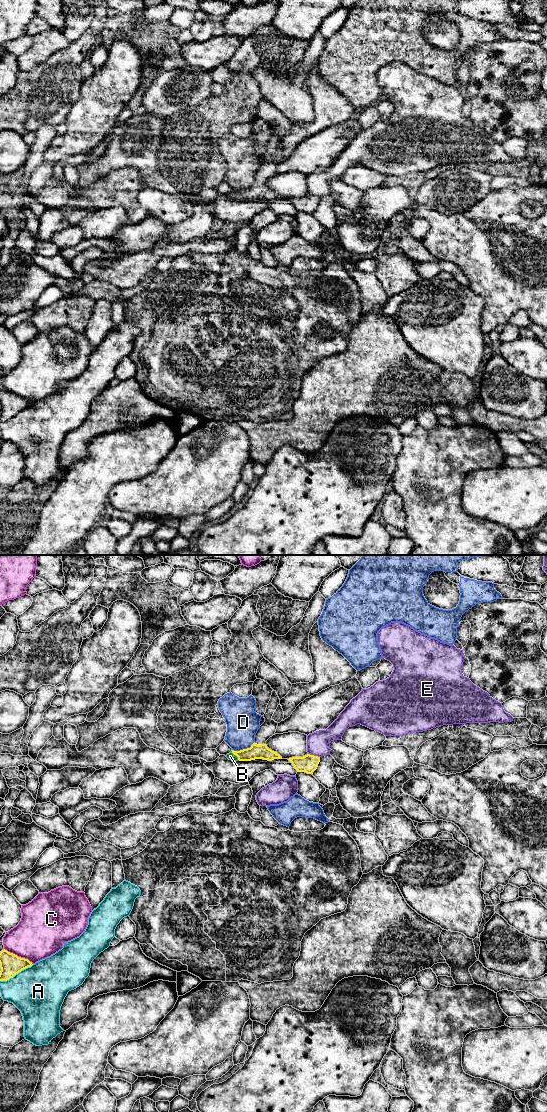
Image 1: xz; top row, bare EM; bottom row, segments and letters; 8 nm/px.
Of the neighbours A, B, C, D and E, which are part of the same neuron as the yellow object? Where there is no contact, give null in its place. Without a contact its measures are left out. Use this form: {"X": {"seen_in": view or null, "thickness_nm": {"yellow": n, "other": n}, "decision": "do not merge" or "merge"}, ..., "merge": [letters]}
{"A": {"seen_in": "xz", "thickness_nm": {"yellow": 170, "other": 420}, "decision": "do not merge"}, "B": {"seen_in": "xz", "thickness_nm": {"yellow": 110, "other": 60}, "decision": "merge"}, "C": {"seen_in": "xz", "thickness_nm": {"yellow": 170, "other": 380}, "decision": "do not merge"}, "D": {"seen_in": "xz", "thickness_nm": {"yellow": 110, "other": 260}, "decision": "do not merge"}, "E": {"seen_in": "xz", "thickness_nm": {"yellow": 140, "other": 190}, "decision": "do not merge"}, "merge": ["B"]}

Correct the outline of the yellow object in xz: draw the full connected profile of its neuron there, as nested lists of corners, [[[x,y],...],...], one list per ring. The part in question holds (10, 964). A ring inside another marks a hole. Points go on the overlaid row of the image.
[[[4,949],[0,952],[0,981],[13,978],[16,974],[32,965],[32,962],[28,959],[18,957]]]

